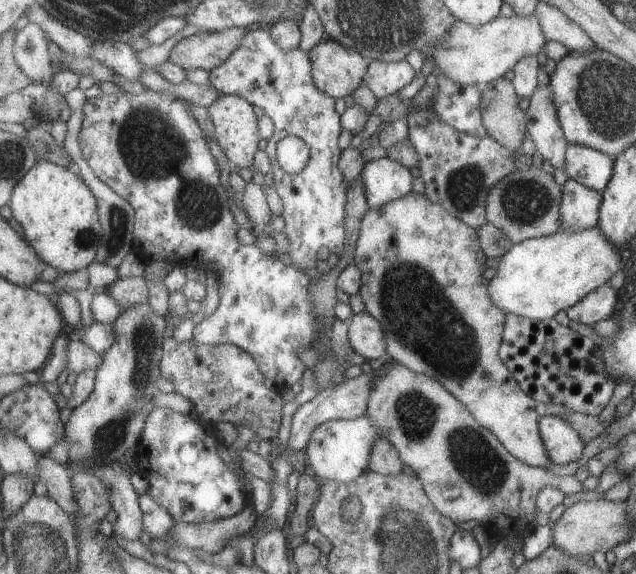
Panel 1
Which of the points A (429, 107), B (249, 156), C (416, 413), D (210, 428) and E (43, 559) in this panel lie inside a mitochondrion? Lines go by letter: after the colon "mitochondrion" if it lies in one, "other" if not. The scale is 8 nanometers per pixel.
A: other
B: other
C: mitochondrion
D: other
E: mitochondrion

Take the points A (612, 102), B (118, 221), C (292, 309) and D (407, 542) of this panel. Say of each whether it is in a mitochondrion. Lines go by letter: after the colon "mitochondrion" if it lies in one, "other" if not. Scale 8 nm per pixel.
A: mitochondrion
B: mitochondrion
C: mitochondrion
D: mitochondrion

